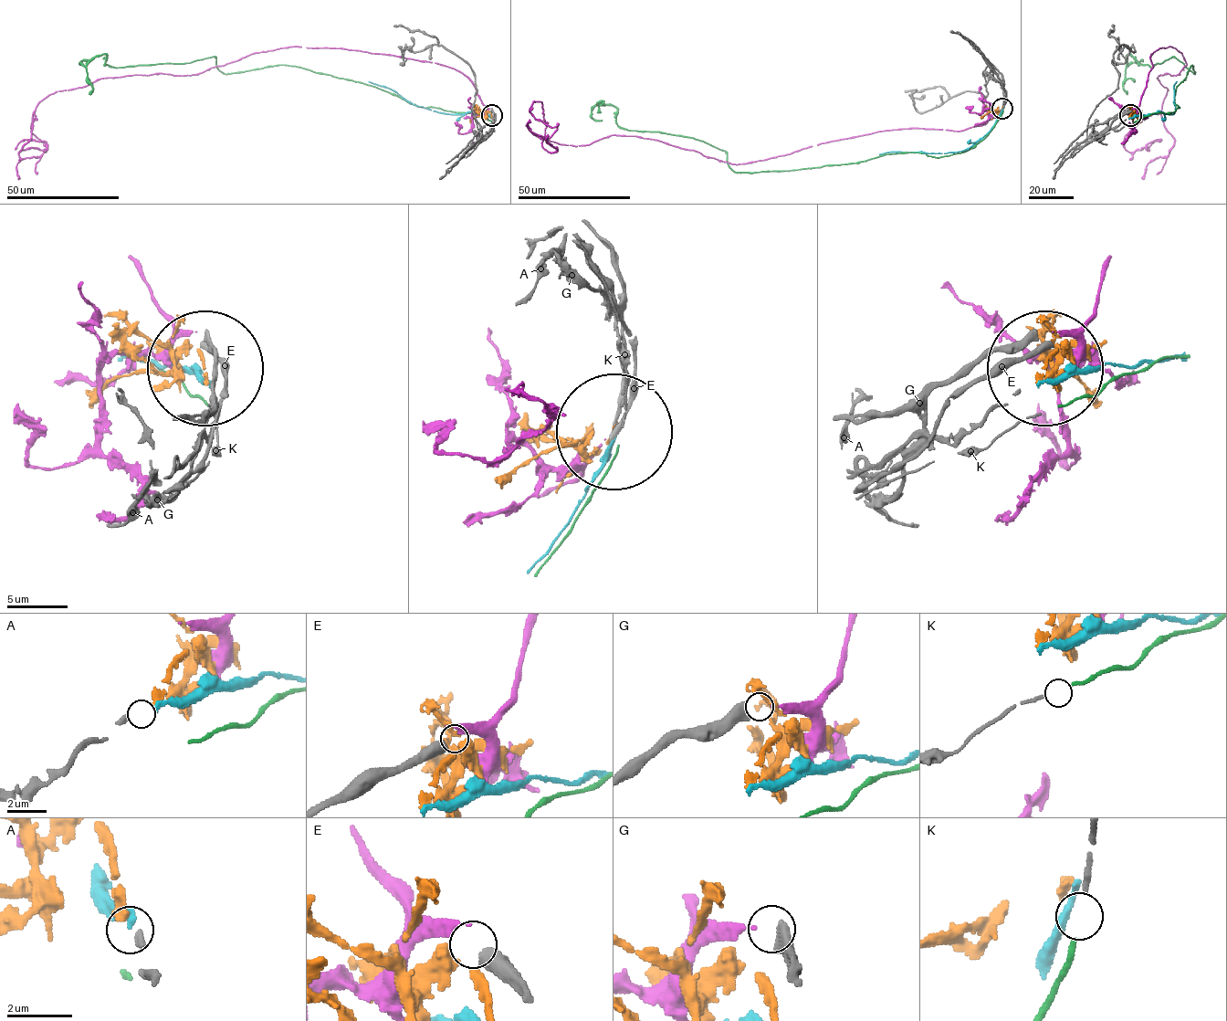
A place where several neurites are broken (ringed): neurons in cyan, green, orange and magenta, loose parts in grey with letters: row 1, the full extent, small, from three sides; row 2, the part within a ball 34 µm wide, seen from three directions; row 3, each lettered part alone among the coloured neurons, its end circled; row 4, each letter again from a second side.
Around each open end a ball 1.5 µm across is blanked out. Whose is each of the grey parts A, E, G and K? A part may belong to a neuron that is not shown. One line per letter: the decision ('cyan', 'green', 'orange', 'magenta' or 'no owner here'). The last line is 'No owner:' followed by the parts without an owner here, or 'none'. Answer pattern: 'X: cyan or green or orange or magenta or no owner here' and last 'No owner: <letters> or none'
A: orange
E: no owner here
G: magenta
K: green
No owner: E

